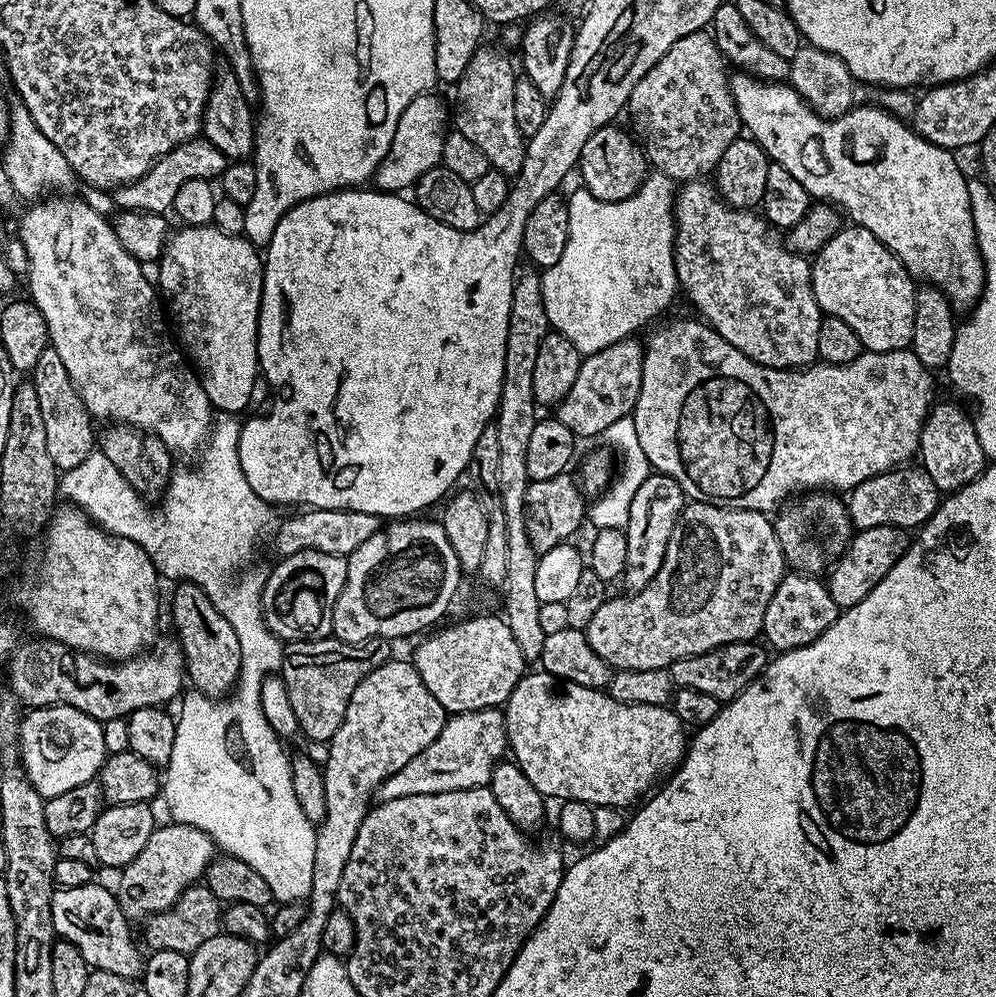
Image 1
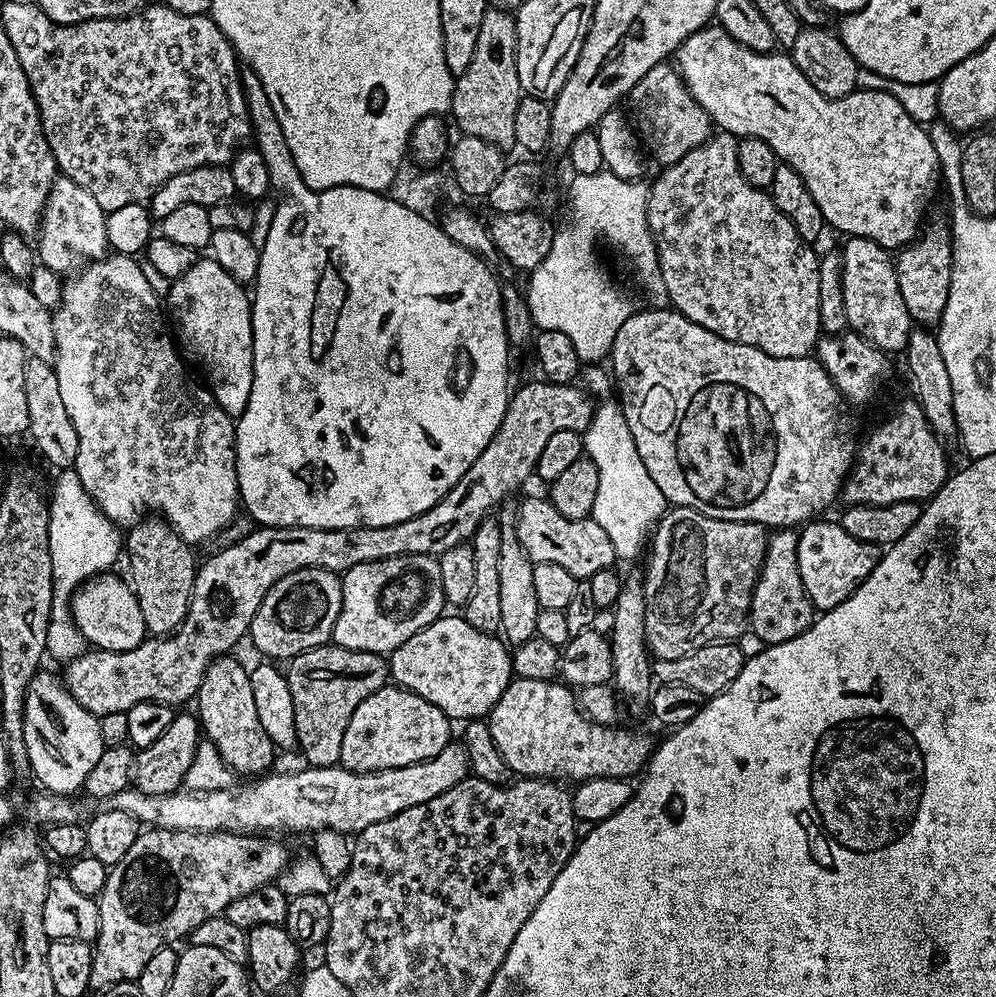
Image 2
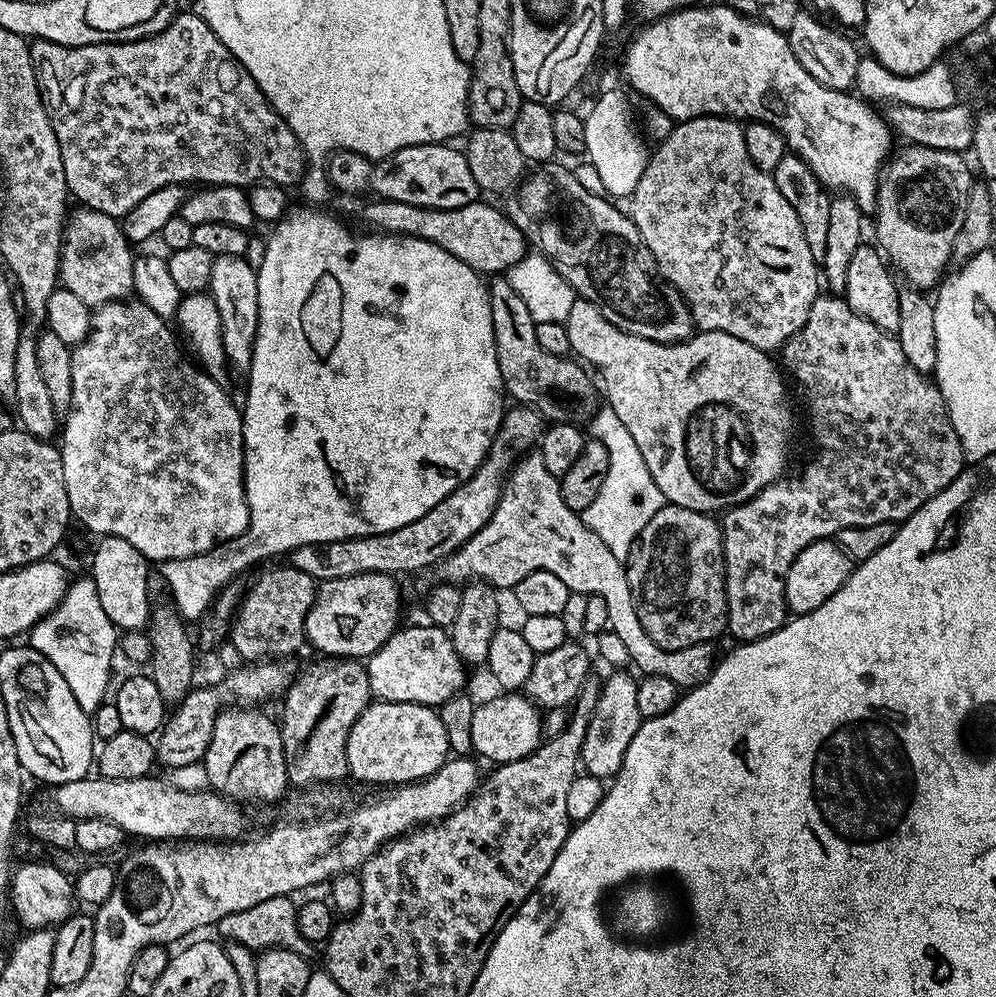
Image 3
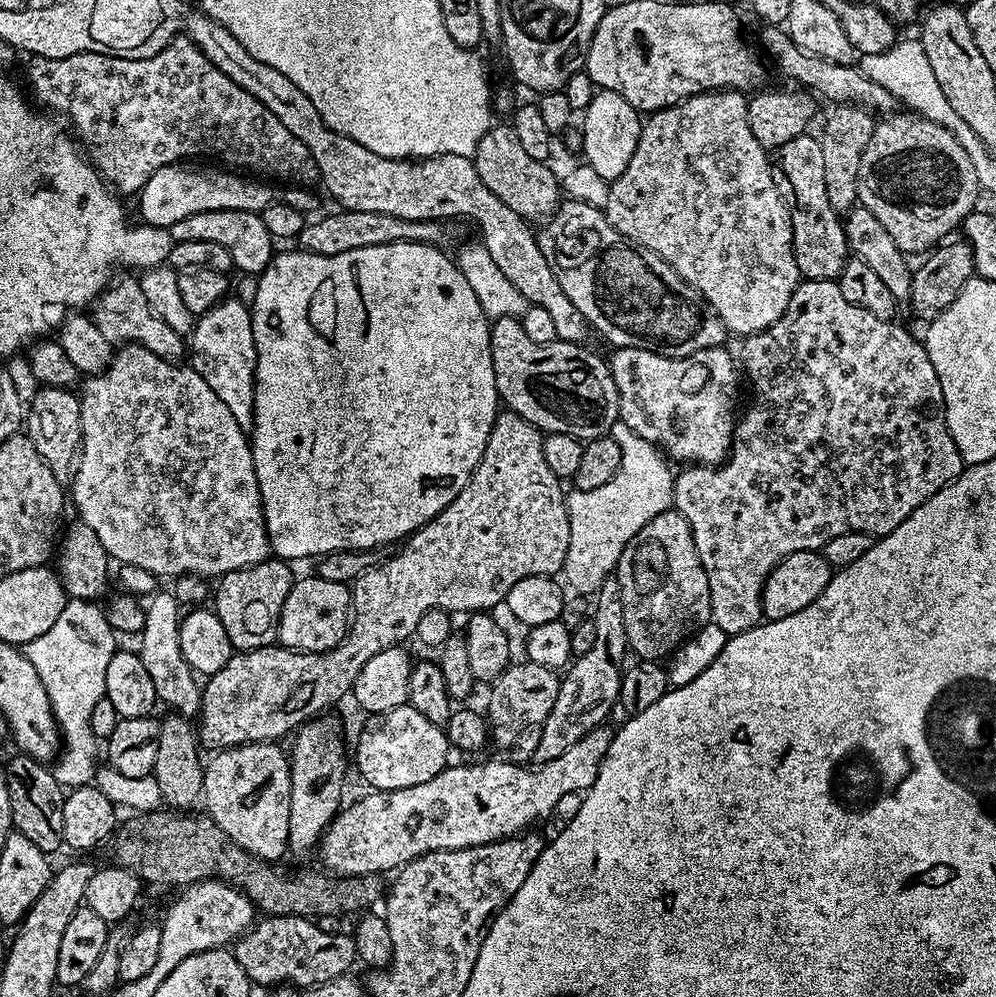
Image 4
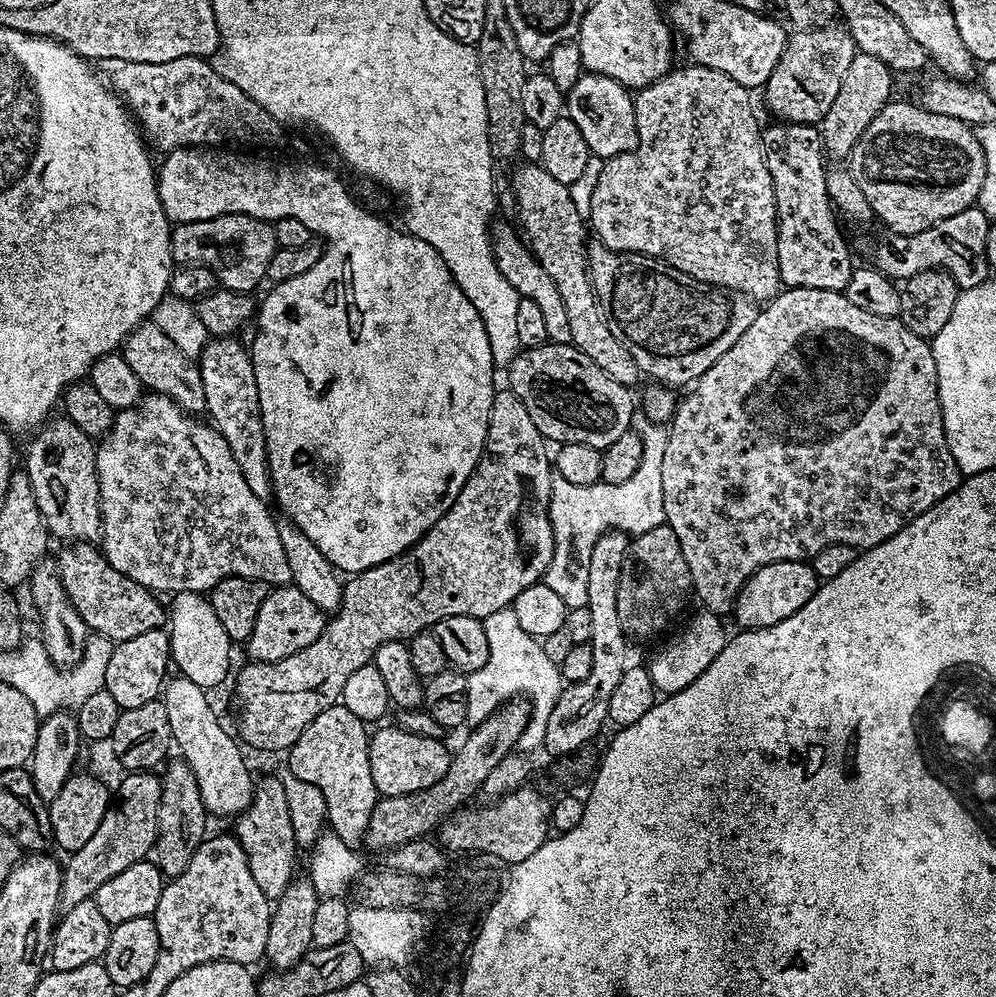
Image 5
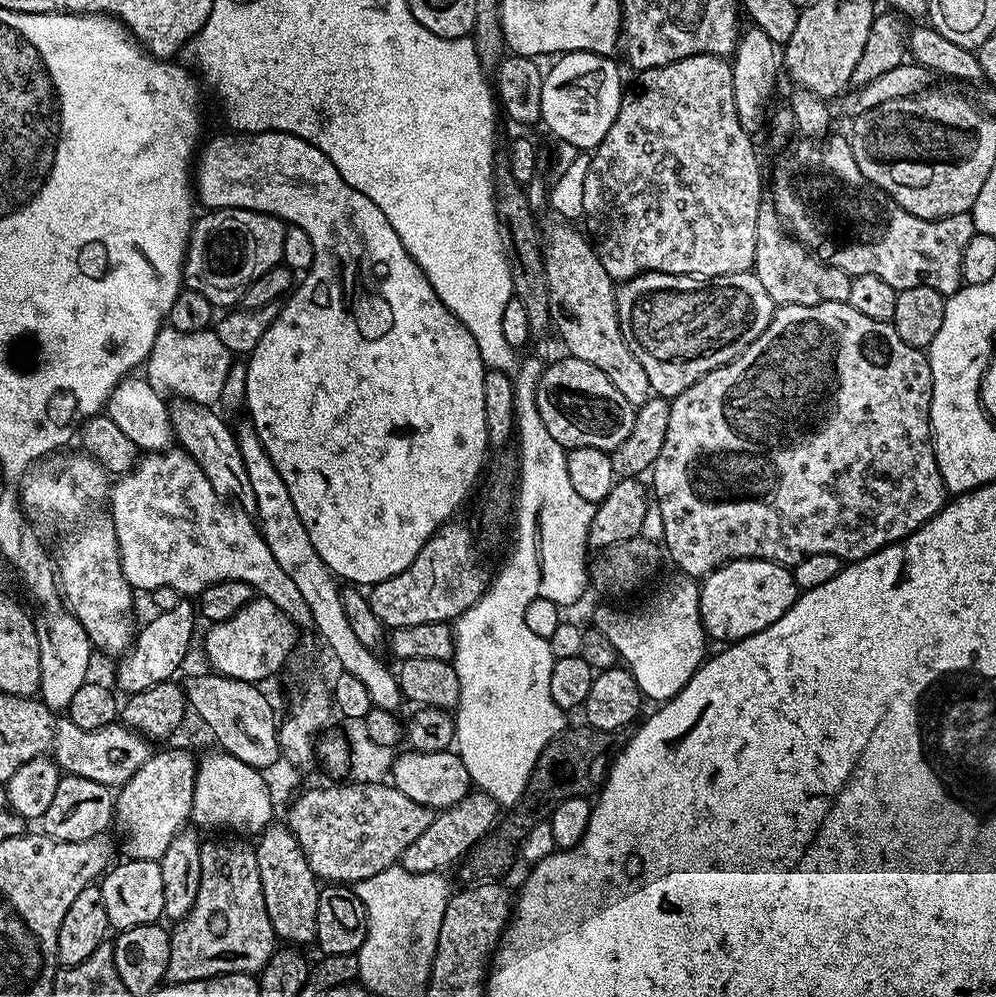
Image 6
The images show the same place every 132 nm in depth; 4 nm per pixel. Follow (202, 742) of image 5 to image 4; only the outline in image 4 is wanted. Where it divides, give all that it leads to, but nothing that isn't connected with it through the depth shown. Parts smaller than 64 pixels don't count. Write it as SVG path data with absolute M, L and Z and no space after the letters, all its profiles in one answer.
M171 591L158 593L146 604L145 626L138 640L138 654L142 658L142 666L146 666L146 671L154 682L157 701L161 705L165 704L173 713L192 718L200 710L202 684L183 656L179 640L181 619L182 605L175 595Z

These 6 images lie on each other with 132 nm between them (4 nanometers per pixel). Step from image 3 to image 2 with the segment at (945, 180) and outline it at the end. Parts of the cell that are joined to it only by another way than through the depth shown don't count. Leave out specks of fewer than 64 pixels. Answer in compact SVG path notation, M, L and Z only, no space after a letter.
M936 220L932 228L927 228L925 227L911 244L899 249L894 260L898 290L902 290L902 302L906 302L906 310L916 326L939 325L946 310L946 298L950 294L952 277L952 237L945 221L943 224Z

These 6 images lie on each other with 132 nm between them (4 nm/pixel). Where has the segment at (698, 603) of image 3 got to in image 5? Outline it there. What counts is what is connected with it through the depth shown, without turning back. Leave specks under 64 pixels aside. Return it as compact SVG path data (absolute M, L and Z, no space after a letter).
M665 523L637 535L629 543L628 553L622 562L622 574L618 578L624 635L633 641L648 640L658 635L683 610L691 592L690 570L686 566L686 558L682 558L678 534L674 534L674 530L670 530Z

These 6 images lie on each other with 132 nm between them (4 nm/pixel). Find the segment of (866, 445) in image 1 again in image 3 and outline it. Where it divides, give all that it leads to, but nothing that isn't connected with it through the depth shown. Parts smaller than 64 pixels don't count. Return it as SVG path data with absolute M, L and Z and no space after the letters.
M579 298L574 302L574 306L570 306L570 314L564 319L564 325L566 334L570 337L571 355L583 361L589 369L594 370L602 385L603 399L608 406L613 408L614 413L618 414L619 421L626 426L627 430L630 430L630 435L638 444L651 477L654 478L654 482L657 483L667 503L677 504L686 510L695 512L720 514L733 508L735 504L745 504L750 498L757 496L763 488L770 486L785 475L784 467L788 464L788 447L792 444L792 427L795 426L796 420L792 417L792 404L788 401L787 394L784 393L785 377L778 364L778 369L776 369L775 362L771 360L773 357L769 353L750 346L750 342L742 342L742 338L734 338L734 334L725 332L697 331L687 340L679 340L677 344L663 344L654 342L650 338L638 338L634 334L618 330L614 322L606 322L606 318L602 318L602 310L598 310L594 302Z

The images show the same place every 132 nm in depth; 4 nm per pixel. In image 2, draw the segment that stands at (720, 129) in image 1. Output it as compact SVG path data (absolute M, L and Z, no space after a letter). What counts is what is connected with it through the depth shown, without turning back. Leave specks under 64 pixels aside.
M671 63L655 64L646 70L646 74L642 74L642 78L628 93L627 104L627 111L643 147L652 151L653 158L660 166L678 162L678 158L686 158L690 150L702 146L714 134L712 119L690 94L684 79Z

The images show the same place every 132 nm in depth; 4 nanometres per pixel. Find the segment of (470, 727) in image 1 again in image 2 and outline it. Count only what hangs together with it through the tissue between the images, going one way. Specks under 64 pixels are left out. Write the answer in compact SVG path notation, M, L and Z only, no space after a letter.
M450 742L434 758L414 762L410 766L387 768L381 772L351 772L343 766L331 768L301 767L301 772L292 772L289 776L272 776L264 774L251 782L240 782L235 786L219 788L213 792L189 792L181 790L171 792L169 796L142 794L134 787L114 794L106 802L110 810L122 810L122 814L130 814L141 826L153 828L169 828L170 830L186 830L187 832L238 832L256 834L259 828L289 828L292 832L308 832L315 834L321 828L329 828L335 832L358 834L366 830L366 826L374 826L374 822L386 822L386 818L394 818L394 814L402 814L402 810L410 810L410 806L418 806L430 802L430 798L438 798L438 794L446 794L458 782L469 775L468 749L463 743Z

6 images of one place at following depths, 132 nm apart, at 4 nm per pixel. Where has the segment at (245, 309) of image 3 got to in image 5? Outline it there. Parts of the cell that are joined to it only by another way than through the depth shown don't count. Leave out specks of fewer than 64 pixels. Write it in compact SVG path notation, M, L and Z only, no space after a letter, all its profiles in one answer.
M222 336L209 339L204 351L198 357L202 386L206 390L206 412L211 423L226 438L242 476L250 485L250 490L258 498L267 501L272 496L272 472L268 468L267 438L260 417L258 402L258 382L254 378L254 362L251 351L239 344L239 339Z

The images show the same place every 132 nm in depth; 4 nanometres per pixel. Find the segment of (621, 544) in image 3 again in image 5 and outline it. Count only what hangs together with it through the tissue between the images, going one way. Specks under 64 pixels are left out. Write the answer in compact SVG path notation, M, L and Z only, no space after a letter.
M638 408L631 414L630 430L636 432L642 438L643 456L637 473L629 481L618 484L608 484L600 481L588 487L575 486L574 482L566 482L559 478L553 479L552 493L548 499L548 520L552 524L554 546L552 547L552 562L544 572L542 580L543 583L550 586L550 590L556 591L568 608L585 608L588 605L587 579L589 577L592 548L603 533L610 530L619 530L627 532L630 536L637 536L646 533L647 530L656 529L658 525L667 523L662 491L662 463L663 455L666 454L668 429L665 425L654 423L642 408Z

